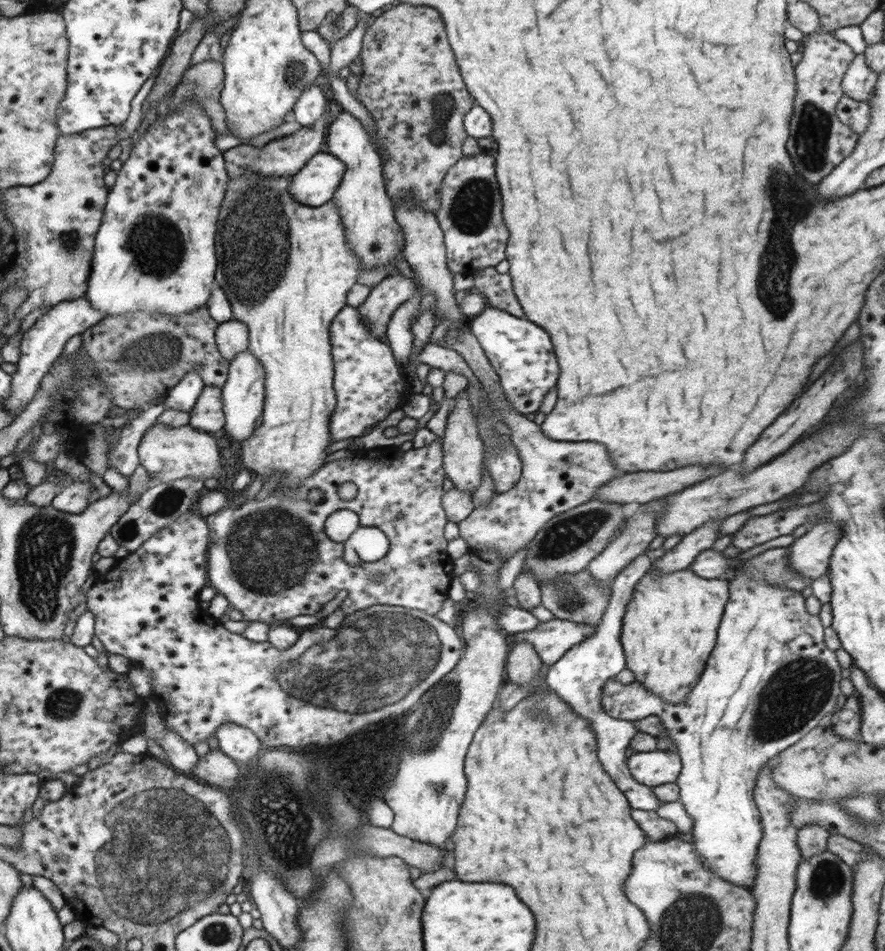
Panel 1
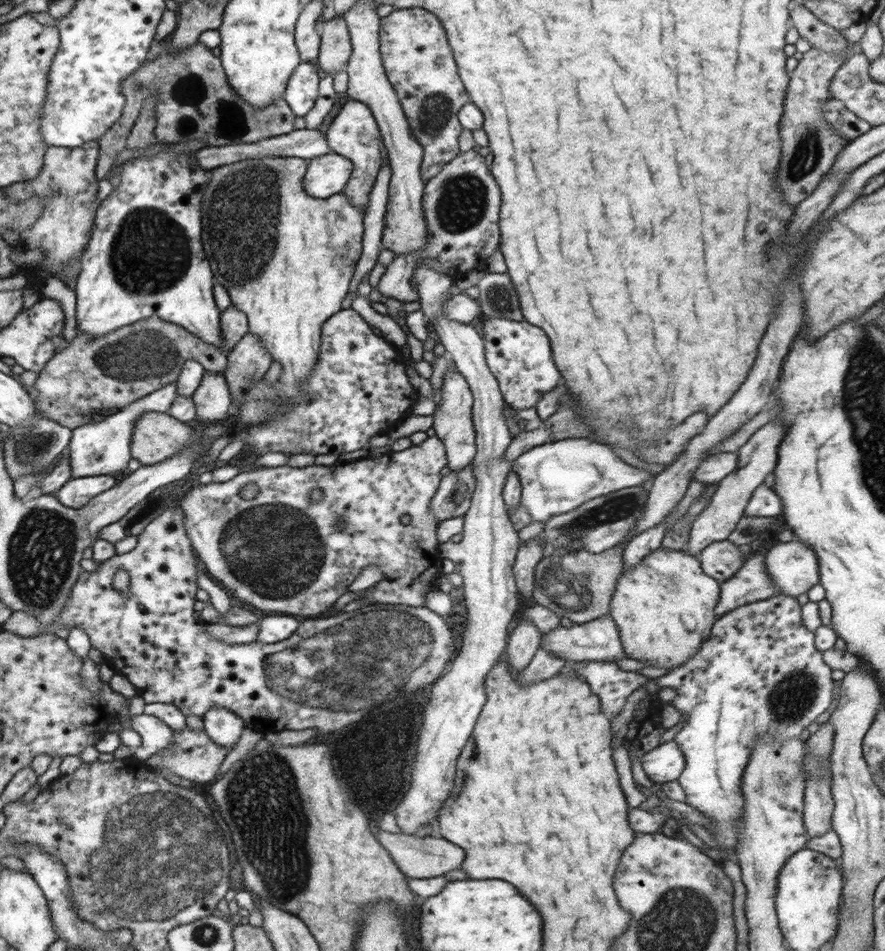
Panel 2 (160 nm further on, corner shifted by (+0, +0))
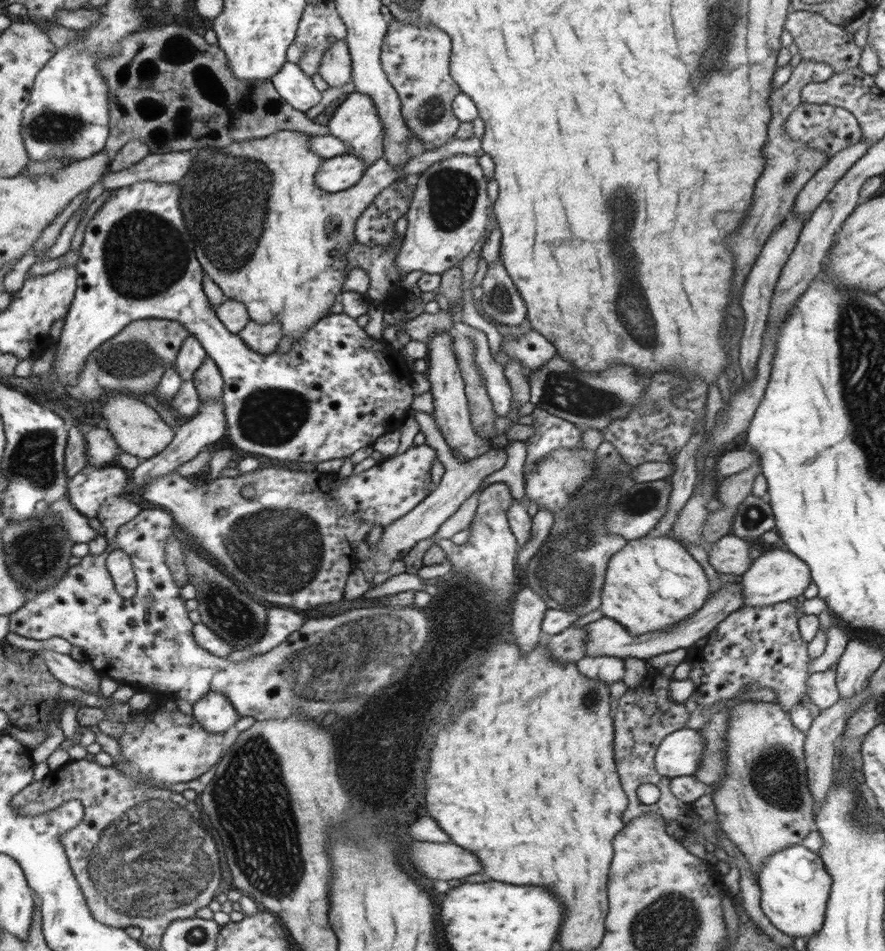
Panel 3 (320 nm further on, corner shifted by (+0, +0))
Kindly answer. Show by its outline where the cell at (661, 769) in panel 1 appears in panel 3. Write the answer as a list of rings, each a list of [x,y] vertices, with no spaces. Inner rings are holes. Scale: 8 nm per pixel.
[[[683,728],[666,736],[655,752],[655,767],[665,777],[693,776],[700,766],[705,742],[698,729]]]

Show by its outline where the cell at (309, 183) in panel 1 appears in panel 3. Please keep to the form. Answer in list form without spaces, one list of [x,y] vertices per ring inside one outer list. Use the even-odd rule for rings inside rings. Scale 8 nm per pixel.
[[[343,154],[320,162],[316,184],[328,192],[340,192],[353,187],[365,173],[365,162],[356,155]]]

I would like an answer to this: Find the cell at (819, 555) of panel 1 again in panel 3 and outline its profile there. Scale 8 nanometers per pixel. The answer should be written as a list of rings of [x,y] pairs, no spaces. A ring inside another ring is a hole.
[[[785,548],[762,553],[753,560],[753,564],[745,574],[740,576],[740,580],[742,582],[743,604],[758,608],[796,598],[812,584],[809,566]]]

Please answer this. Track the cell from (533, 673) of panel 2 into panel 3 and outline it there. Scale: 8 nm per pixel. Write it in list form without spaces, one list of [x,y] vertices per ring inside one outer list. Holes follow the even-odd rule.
[[[568,627],[565,631],[547,636],[547,649],[553,661],[559,663],[577,662],[585,657],[587,628]]]

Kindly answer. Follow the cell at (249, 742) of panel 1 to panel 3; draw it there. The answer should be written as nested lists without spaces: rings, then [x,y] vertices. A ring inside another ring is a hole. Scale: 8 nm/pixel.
[[[210,691],[193,704],[194,719],[209,733],[224,734],[240,716],[232,703],[219,692]]]

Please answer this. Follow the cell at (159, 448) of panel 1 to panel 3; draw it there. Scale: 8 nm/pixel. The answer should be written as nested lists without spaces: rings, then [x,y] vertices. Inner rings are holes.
[[[114,393],[101,400],[103,422],[107,425],[109,434],[118,443],[120,449],[126,453],[146,461],[158,456],[173,442],[174,430],[144,402],[130,398],[130,394]]]

